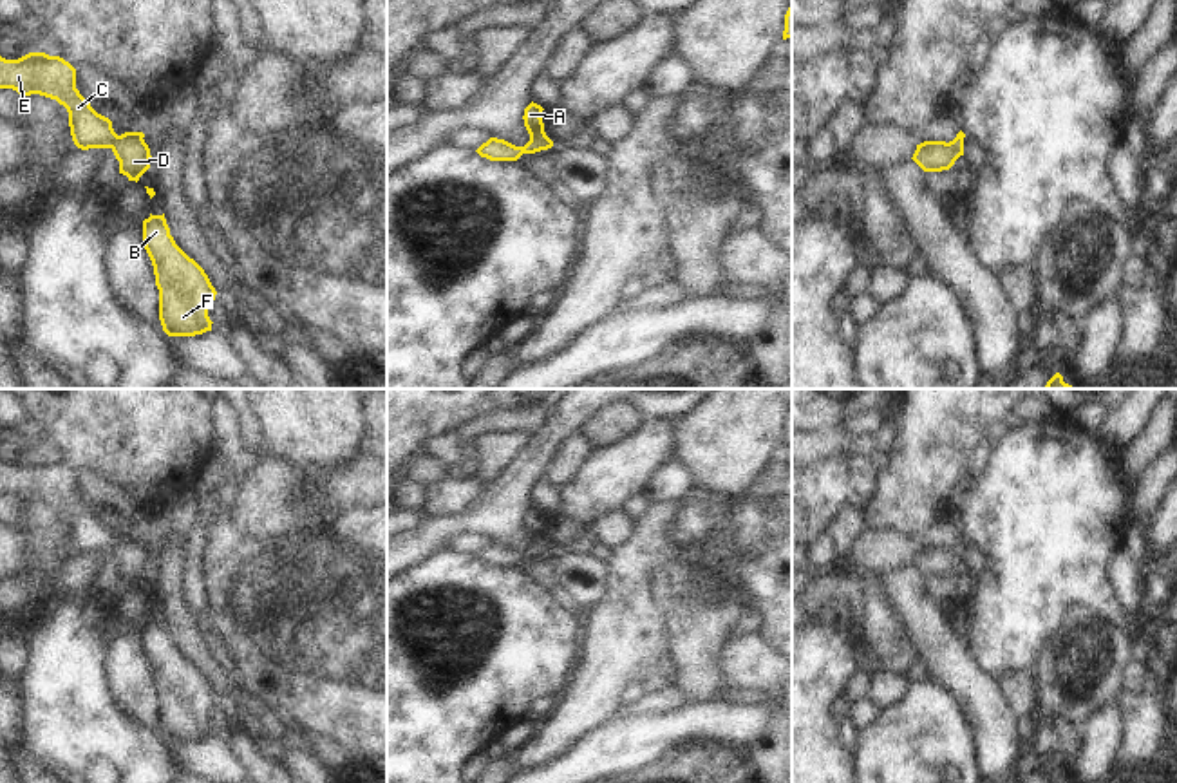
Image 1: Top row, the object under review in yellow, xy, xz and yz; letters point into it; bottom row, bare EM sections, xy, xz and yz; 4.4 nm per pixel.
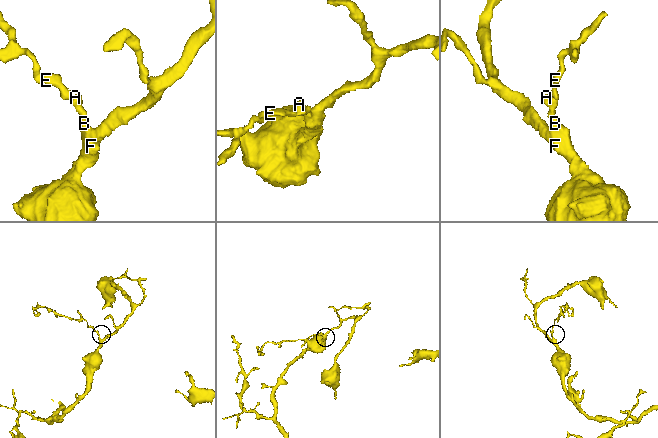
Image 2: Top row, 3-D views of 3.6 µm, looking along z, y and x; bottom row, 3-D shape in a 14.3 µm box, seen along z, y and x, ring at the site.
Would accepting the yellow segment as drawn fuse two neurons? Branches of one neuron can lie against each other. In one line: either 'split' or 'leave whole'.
leave whole

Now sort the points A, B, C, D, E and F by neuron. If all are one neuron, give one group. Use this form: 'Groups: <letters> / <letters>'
Groups: A B C D E F

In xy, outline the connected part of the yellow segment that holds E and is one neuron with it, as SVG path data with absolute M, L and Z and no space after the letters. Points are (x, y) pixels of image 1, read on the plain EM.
M29 458L18 465L0 461L0 494L13 494L18 499L40 499L56 505L69 517L72 546L78 553L110 553L119 566L119 579L128 586L150 573L150 553L143 537L118 541L112 526L98 519L90 506L76 494L76 474L60 461Z

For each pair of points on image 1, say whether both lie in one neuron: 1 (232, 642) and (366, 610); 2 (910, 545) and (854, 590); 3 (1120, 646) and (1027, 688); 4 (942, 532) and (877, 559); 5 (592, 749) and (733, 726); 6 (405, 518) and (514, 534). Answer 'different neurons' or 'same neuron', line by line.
1: same neuron
2: different neurons
3: different neurons
4: same neuron
5: same neuron
6: different neurons

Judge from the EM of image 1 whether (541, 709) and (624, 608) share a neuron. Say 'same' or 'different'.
different

